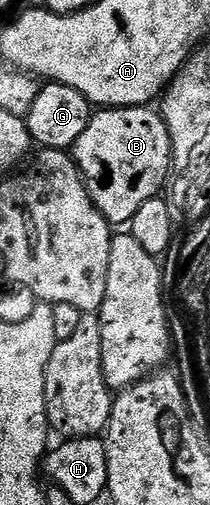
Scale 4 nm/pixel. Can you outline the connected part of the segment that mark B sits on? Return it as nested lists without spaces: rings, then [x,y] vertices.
[[[148,105],[97,110],[70,154],[76,160],[92,203],[112,225],[131,224],[134,213],[165,190],[172,171],[170,133],[163,115]]]

